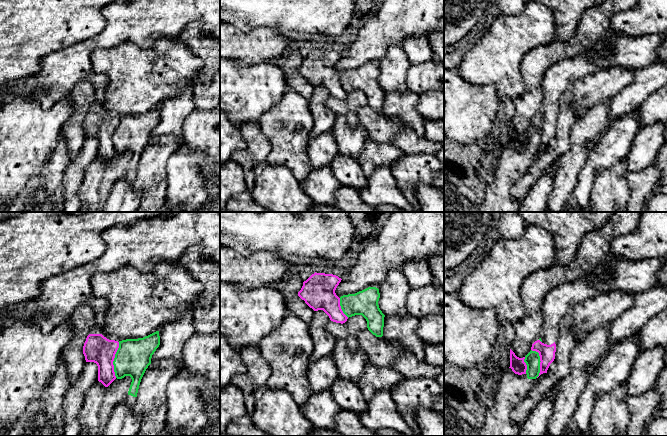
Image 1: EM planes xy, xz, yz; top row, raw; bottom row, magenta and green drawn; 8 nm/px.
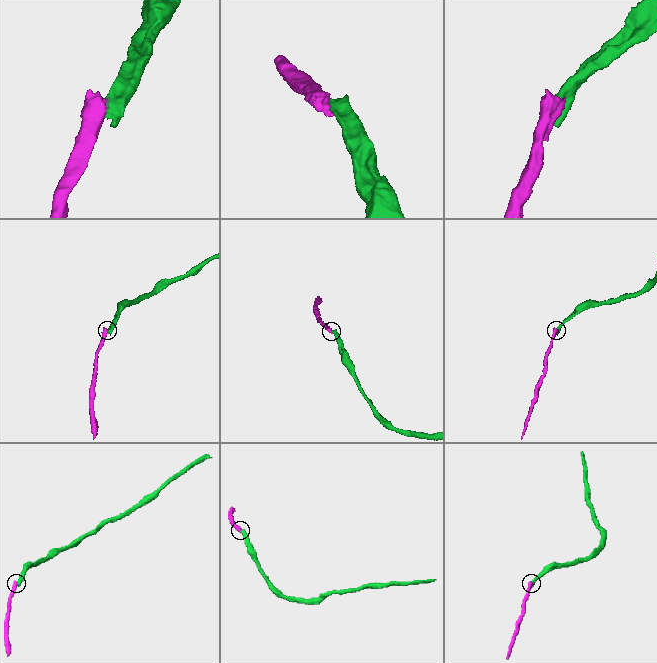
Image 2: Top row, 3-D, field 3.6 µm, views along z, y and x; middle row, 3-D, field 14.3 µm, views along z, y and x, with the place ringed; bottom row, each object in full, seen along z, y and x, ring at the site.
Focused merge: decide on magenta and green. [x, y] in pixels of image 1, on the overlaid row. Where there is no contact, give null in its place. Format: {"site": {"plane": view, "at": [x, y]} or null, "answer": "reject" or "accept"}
{"site": {"plane": "xy", "at": [113, 360]}, "answer": "reject"}

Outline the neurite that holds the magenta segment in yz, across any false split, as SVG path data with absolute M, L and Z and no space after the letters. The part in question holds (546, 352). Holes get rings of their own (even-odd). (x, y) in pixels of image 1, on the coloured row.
M607 268L602 275L598 276L597 278L594 278L594 280L596 281L596 283L594 285L592 285L590 283L590 281L593 279L591 277L590 274L572 282L572 283L566 283L560 286L555 287L554 289L552 289L549 293L547 293L544 301L543 301L543 326L542 326L542 335L541 335L541 339L535 341L532 344L531 350L532 351L536 351L539 353L540 356L540 373L539 376L543 373L547 373L547 370L550 366L550 364L554 361L555 359L555 352L556 352L556 344L557 344L557 339L559 337L560 334L560 323L563 320L563 318L566 316L567 313L569 313L570 311L572 311L574 309L575 306L577 306L578 304L594 297L595 295L601 293L601 292L605 292L609 290L610 284L611 284L611 280L613 278L613 274L611 272L610 268Z

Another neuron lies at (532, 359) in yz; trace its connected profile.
M531 350L525 356L524 362L527 365L525 374L515 374L511 368L504 372L494 403L485 413L479 436L519 436L522 426L512 423L511 412L526 397L539 376L539 353Z

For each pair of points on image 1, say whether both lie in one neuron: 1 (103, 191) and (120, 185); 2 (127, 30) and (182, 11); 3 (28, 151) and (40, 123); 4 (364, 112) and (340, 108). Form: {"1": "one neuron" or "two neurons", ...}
{"1": "two neurons", "2": "one neuron", "3": "one neuron", "4": "two neurons"}

